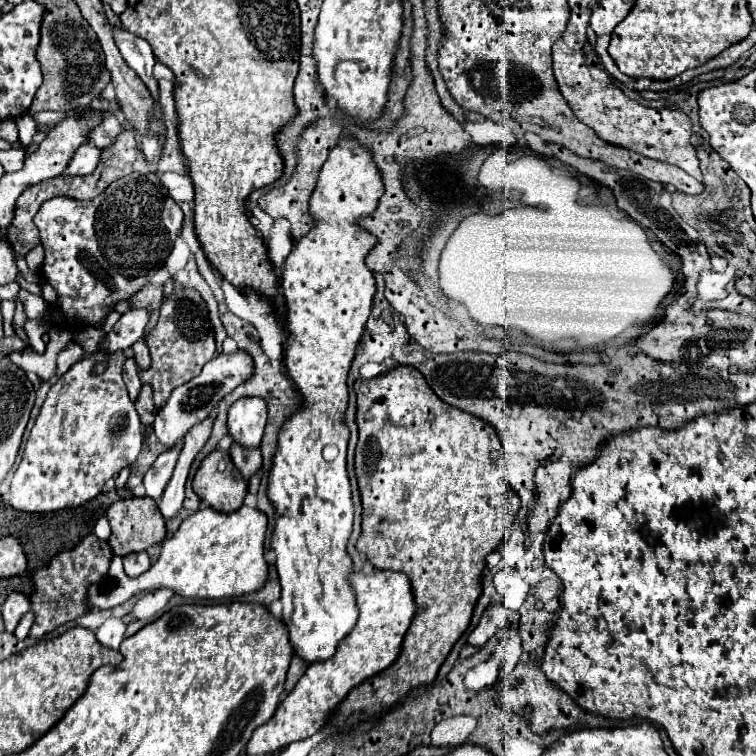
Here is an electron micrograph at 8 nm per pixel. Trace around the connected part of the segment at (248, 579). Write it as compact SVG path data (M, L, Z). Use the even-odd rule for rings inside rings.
M246 505L228 515L202 507L184 519L180 529L162 543L160 557L148 573L132 579L122 569L122 557L114 557L108 575L88 589L88 605L110 609L134 595L162 587L188 599L226 599L258 591L268 581L268 563L264 559L266 523L262 511Z

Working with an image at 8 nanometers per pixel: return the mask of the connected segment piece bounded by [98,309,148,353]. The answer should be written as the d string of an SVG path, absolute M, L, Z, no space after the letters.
M134 309L124 313L114 329L100 341L100 351L104 353L118 353L130 349L144 333L144 327L148 323L148 311L146 309Z

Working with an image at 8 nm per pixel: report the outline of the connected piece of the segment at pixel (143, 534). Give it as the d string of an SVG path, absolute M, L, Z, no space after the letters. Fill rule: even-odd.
M132 497L132 499L120 499L106 511L108 523L112 527L112 535L108 539L114 555L128 555L136 551L146 551L148 547L162 543L166 529L164 529L164 517L160 515L158 503L150 497Z

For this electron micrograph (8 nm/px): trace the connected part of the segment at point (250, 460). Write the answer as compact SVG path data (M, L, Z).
M234 443L230 447L230 457L232 457L236 469L244 475L244 479L250 479L262 465L260 449L244 449L244 447Z

